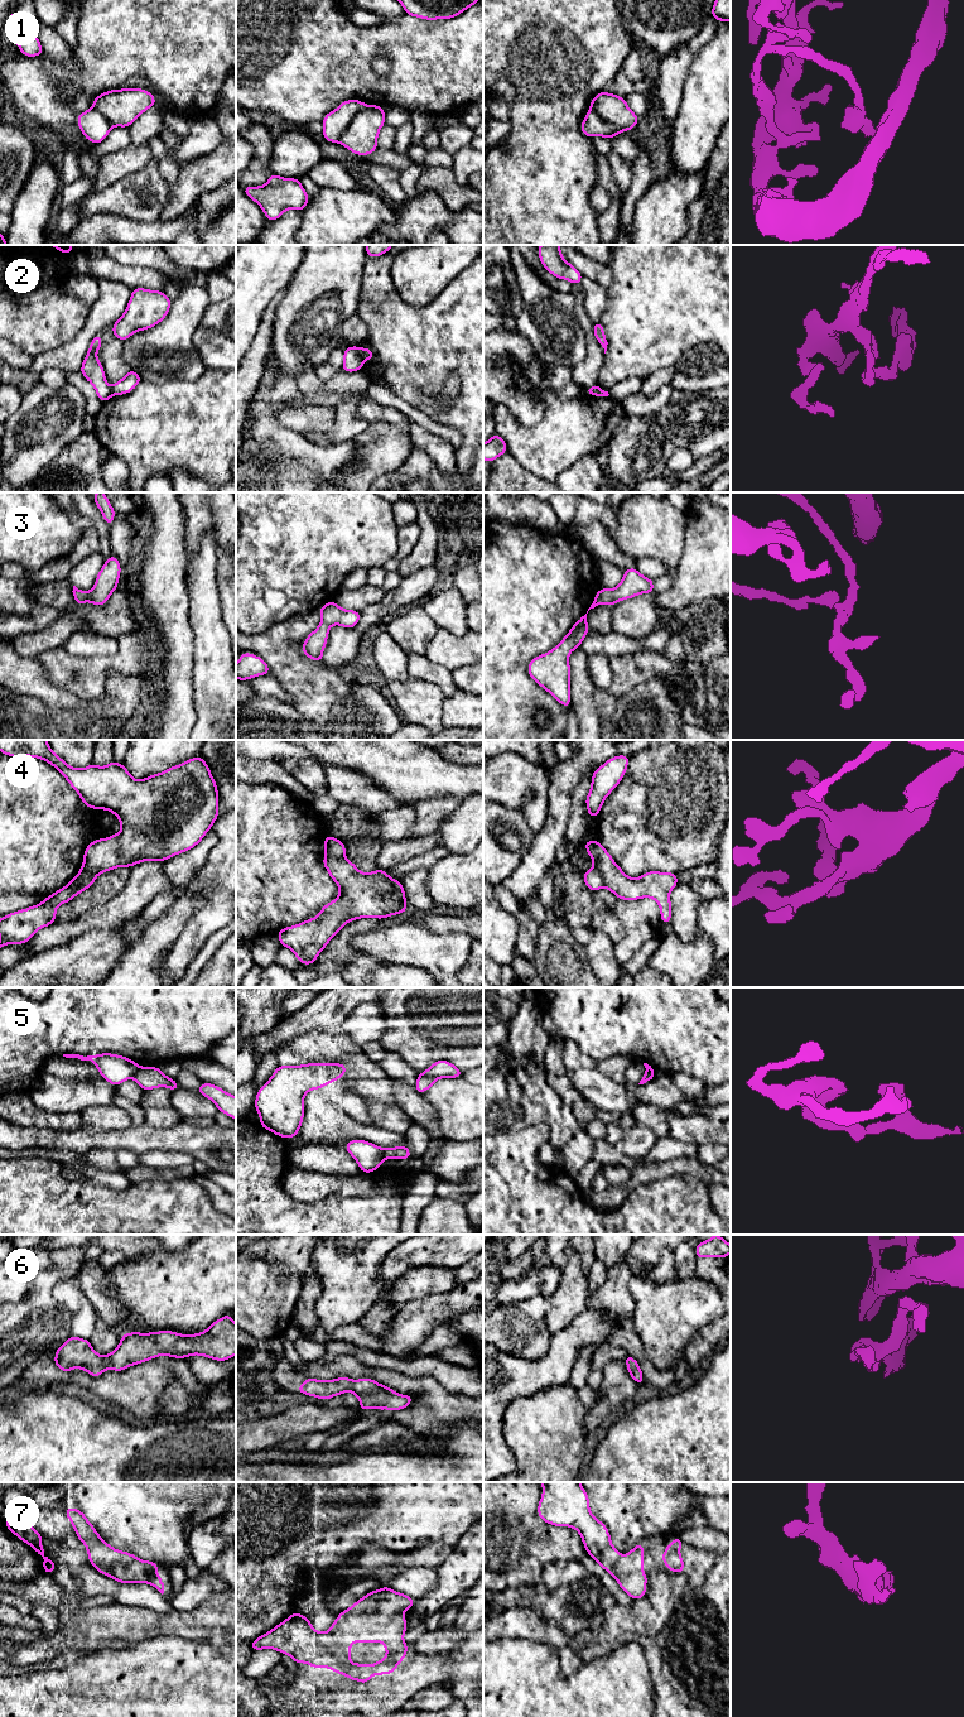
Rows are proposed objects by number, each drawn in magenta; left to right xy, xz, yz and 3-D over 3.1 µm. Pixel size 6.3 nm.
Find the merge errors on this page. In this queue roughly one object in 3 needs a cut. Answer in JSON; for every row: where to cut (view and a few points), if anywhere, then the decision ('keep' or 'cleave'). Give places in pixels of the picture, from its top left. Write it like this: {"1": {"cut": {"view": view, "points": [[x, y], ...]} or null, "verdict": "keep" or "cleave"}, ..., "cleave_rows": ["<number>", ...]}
{"1": {"cut": {"view": "xz", "points": [[365, 105], [353, 115], [337, 142]]}, "verdict": "cleave"}, "2": {"cut": {"view": "xz", "points": [[357, 347], [362, 360]]}, "verdict": "cleave"}, "3": {"cut": null, "verdict": "keep"}, "4": {"cut": {"view": "xy", "points": [[96, 876], [85, 879], [75, 889], [71, 898]]}, "verdict": "cleave"}, "5": {"cut": {"view": "xy", "points": [[139, 1067], [133, 1077]]}, "verdict": "cleave"}, "6": {"cut": null, "verdict": "keep"}, "7": {"cut": null, "verdict": "keep"}, "cleave_rows": ["1", "2", "4", "5"]}

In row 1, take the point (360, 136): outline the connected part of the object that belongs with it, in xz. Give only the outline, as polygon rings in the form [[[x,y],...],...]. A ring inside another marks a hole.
[[[365,105],[353,115],[338,143],[356,155],[370,155],[379,148],[377,136],[384,125],[385,109]]]

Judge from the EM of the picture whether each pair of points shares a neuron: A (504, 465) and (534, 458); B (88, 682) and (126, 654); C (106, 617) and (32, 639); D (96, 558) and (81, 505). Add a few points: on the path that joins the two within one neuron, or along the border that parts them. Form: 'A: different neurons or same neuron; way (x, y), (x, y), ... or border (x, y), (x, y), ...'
A: different neurons; border (507, 451), (526, 470), (541, 479)
B: same neuron; way (97, 673), (106, 664), (117, 663)
C: same neuron; way (87, 616), (78, 616), (51, 636)
D: different neurons; border (99, 553), (105, 559)

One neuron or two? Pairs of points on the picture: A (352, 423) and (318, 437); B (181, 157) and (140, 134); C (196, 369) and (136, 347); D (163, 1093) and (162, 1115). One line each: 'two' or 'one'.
A: one
B: one
C: one
D: one

